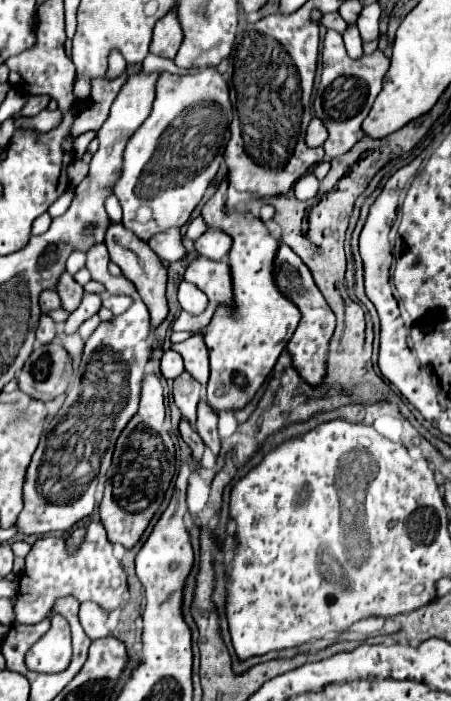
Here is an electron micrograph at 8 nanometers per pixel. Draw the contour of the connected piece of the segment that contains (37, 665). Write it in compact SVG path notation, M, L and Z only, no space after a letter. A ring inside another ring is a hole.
M55 616L51 628L25 654L25 666L33 672L53 674L71 664L71 632L65 618Z

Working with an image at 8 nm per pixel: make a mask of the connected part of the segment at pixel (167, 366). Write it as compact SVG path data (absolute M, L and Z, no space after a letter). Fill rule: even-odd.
M165 350L163 358L161 358L161 374L165 380L173 380L183 372L183 362L181 356L177 356L177 352L173 350Z

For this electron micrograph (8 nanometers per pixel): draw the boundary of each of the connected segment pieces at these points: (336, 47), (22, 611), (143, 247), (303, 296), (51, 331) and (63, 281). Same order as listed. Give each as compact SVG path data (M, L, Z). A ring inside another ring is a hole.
M335 30L325 32L323 50L321 50L323 70L321 70L319 86L313 94L313 116L319 118L329 132L323 144L327 156L331 158L341 156L361 140L363 136L361 122L365 120L373 100L382 90L383 78L387 73L389 62L389 58L379 49L370 55L363 54L361 58L353 60L345 52L341 34Z
M91 522L81 546L75 552L67 552L65 536L45 536L31 546L31 552L25 558L25 570L19 580L15 622L45 618L45 614L49 614L49 606L53 606L53 602L61 596L75 596L79 602L93 600L103 610L111 612L123 604L125 592L127 576L119 560L113 556L107 532L101 522Z
M109 222L109 228L105 232L105 246L109 250L111 260L121 268L123 276L129 282L133 282L133 286L137 288L141 300L149 308L149 312L151 312L151 324L159 326L165 320L167 312L169 312L169 306L167 306L167 300L165 300L167 268L163 266L163 262L159 260L159 256L149 248L147 242L139 240L131 230L127 230L123 224L117 224L117 222Z
M281 244L279 252L277 252L277 266L275 266L275 276L277 276L277 284L281 288L281 292L297 304L297 308L301 310L301 324L295 330L293 340L289 342L287 350L293 358L295 368L299 370L299 374L309 382L309 384L319 384L321 378L325 376L325 362L327 362L327 346L329 340L333 336L335 330L335 316L331 312L331 308L327 306L325 298L321 296L321 292L317 290L313 276L309 274L309 268L301 262L301 258L285 244Z
M43 314L39 320L39 326L37 326L37 342L49 344L55 338L55 334L57 334L57 324L47 314Z
M69 272L61 274L59 280L57 280L57 294L61 298L61 308L67 310L67 312L73 312L79 304L81 304L81 298L83 298L83 286L79 286L73 276Z

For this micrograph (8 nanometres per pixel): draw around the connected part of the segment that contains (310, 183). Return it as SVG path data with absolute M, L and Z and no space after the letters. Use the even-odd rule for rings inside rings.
M311 172L301 176L301 192L303 192L303 200L309 200L319 192L319 180Z

